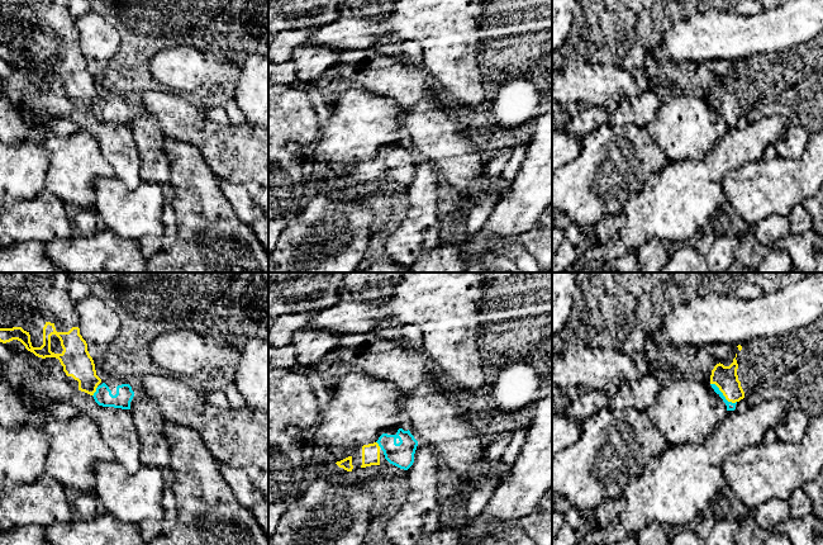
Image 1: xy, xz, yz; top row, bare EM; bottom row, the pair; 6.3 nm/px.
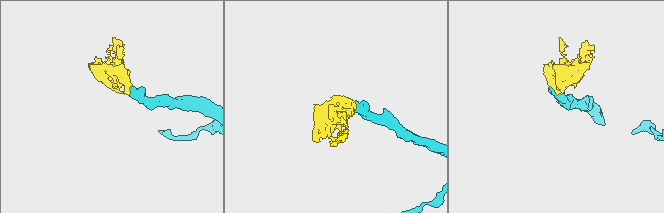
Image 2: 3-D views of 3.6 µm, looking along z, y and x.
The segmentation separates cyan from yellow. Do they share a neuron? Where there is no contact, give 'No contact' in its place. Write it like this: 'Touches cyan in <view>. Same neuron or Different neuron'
Touches cyan in yz. Same neuron

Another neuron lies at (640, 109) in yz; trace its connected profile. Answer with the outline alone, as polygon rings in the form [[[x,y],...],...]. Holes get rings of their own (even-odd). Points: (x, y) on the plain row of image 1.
[[[655,90],[643,91],[636,96],[623,98],[615,112],[610,114],[610,123],[624,125],[628,123],[644,127],[651,122],[661,104],[661,95]]]

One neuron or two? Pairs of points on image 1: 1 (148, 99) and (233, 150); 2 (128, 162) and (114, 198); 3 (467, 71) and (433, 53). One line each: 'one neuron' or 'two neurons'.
1: one neuron
2: two neurons
3: one neuron

